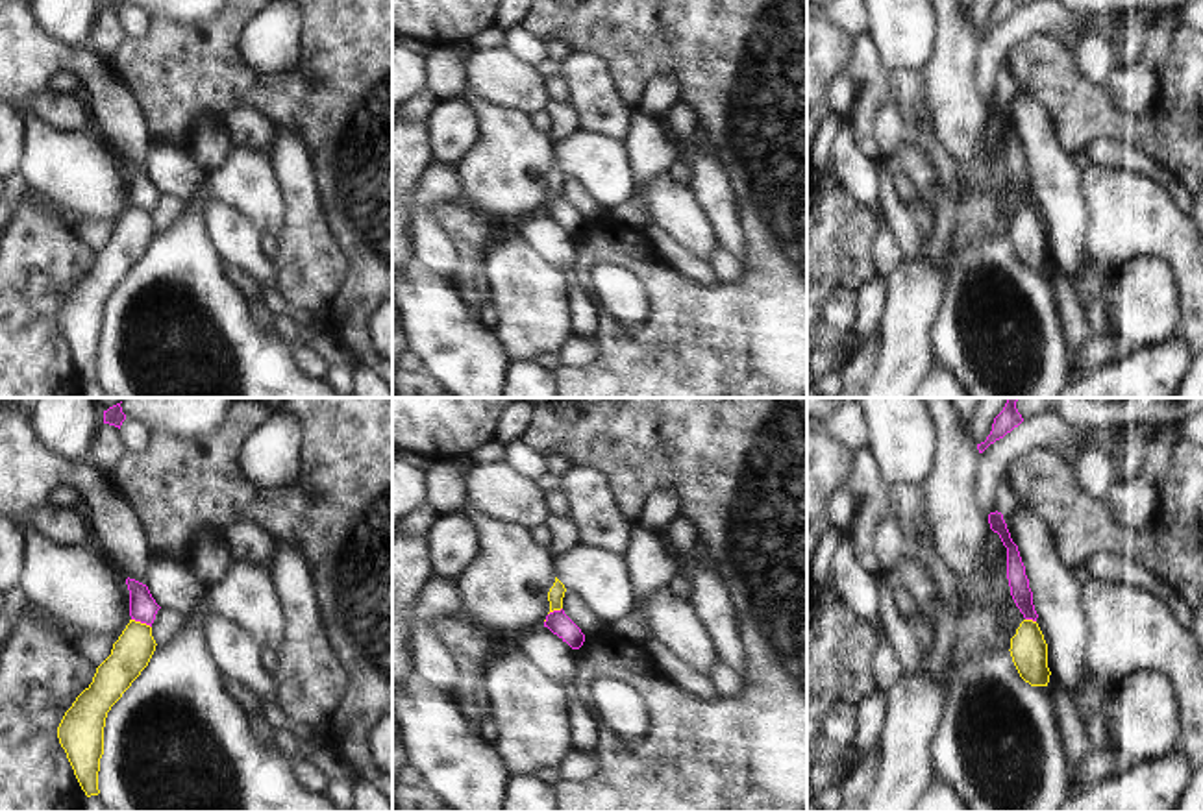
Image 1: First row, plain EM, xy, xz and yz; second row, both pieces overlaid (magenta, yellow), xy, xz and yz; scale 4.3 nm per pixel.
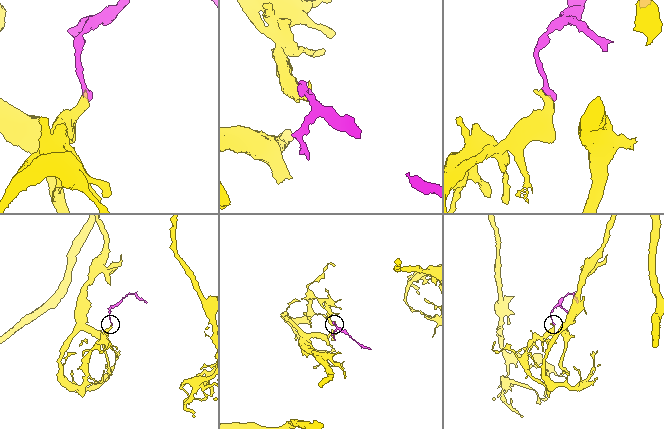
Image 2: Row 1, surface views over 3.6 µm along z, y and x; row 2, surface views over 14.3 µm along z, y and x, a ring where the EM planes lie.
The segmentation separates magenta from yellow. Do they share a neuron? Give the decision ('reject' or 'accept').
reject

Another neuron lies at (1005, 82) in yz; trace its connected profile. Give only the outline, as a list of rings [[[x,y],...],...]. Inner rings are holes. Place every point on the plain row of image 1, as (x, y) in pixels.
[[[1011,54],[1005,57],[1003,65],[998,68],[996,89],[998,89],[998,98],[1001,100],[1020,91],[1016,76],[1012,72]]]

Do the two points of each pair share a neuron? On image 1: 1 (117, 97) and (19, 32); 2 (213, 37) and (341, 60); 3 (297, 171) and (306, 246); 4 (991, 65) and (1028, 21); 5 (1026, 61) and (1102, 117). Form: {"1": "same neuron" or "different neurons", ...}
{"1": "same neuron", "2": "same neuron", "3": "same neuron", "4": "same neuron", "5": "same neuron"}

